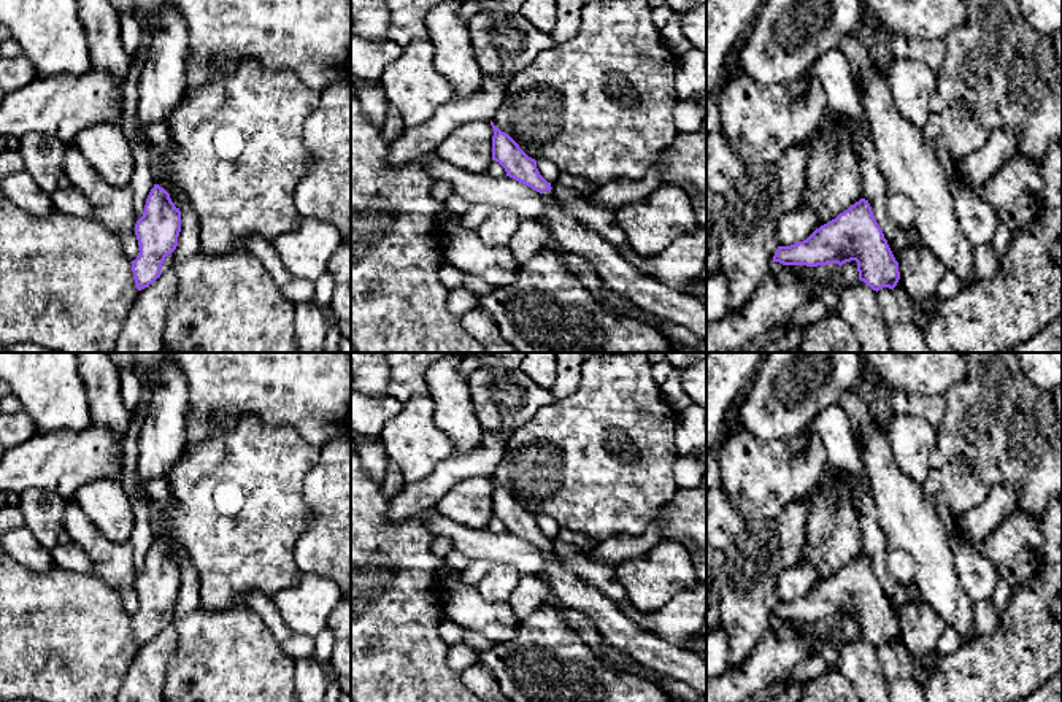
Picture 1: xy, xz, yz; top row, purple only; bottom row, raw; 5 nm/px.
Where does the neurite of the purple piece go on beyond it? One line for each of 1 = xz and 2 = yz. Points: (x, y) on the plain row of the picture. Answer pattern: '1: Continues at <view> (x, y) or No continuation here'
1: Continues at xz (619, 631)
2: No continuation here

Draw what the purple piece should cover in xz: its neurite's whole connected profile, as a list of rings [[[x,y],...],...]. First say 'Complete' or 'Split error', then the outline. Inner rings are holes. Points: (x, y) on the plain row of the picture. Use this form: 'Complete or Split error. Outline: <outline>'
Split error. Outline: [[[494,481],[492,516],[498,518],[506,532],[543,550],[549,559],[546,580],[552,591],[552,600],[562,607],[581,611],[608,645],[625,653],[645,669],[671,677],[689,685],[706,697],[706,661],[683,646],[670,645],[654,634],[643,631],[633,618],[629,618],[608,597],[583,583],[559,561],[557,553],[537,524],[537,516],[529,513],[519,500]]]

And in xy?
Complete. Outline: [[[154,540],[146,554],[143,572],[135,580],[140,608],[130,619],[138,646],[162,631],[162,619],[176,605],[179,588],[179,564],[175,562],[164,543]]]

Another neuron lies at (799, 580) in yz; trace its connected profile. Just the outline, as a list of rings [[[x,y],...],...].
[[[802,559],[779,577],[775,596],[778,602],[791,602],[803,597],[818,583],[818,578],[816,567]]]

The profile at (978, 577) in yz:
[[[957,518],[948,532],[948,542],[954,556],[959,586],[973,604],[991,600],[1000,580],[999,572],[979,548],[959,540]]]

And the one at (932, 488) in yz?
[[[932,467],[927,480],[921,486],[922,486],[922,494],[925,499],[929,499],[932,502],[938,502],[943,494],[941,470]]]

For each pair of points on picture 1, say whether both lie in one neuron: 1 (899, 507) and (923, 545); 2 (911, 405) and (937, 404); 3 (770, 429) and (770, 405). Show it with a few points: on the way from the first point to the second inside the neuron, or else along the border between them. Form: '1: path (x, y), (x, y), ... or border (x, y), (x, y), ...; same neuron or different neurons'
1: path (905, 516), (923, 536); same neuron
2: path (918, 405), (931, 405); same neuron
3: path (770, 423), (770, 412); same neuron

